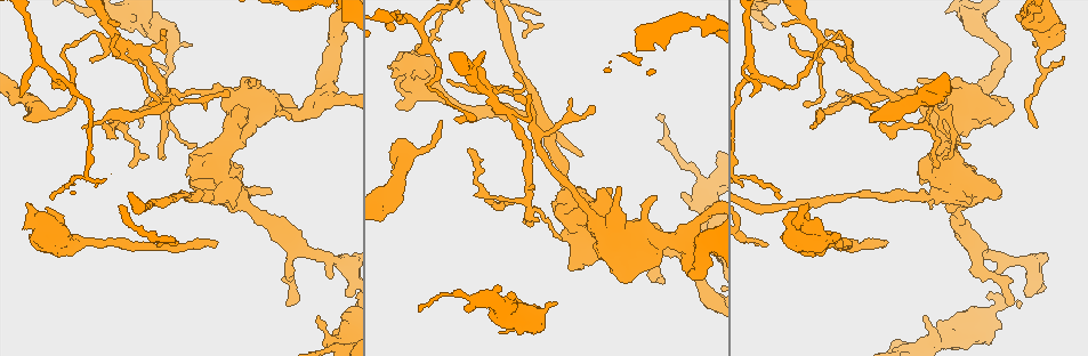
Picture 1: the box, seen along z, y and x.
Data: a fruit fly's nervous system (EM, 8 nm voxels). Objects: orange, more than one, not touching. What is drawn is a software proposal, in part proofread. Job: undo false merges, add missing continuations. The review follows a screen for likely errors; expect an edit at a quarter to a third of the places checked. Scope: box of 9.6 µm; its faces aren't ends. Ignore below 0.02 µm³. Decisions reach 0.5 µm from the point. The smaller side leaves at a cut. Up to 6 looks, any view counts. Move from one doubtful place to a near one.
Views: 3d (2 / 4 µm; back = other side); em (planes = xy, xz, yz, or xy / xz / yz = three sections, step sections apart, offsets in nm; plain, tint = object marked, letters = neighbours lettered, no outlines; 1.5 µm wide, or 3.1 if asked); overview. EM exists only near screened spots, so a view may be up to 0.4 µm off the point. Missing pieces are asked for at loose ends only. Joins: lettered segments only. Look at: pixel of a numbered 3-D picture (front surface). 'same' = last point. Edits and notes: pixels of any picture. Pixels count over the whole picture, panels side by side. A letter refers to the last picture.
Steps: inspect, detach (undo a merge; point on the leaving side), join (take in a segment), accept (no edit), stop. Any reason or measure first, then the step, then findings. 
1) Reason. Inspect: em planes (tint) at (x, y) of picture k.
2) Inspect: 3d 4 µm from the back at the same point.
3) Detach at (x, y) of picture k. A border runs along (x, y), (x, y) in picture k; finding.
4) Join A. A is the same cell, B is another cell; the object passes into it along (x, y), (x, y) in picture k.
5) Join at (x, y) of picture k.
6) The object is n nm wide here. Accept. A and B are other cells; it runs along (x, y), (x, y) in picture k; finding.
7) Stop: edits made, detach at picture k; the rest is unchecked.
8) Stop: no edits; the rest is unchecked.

An open end. Inspect: em planes (tint) at (400, 140) of picture 1.

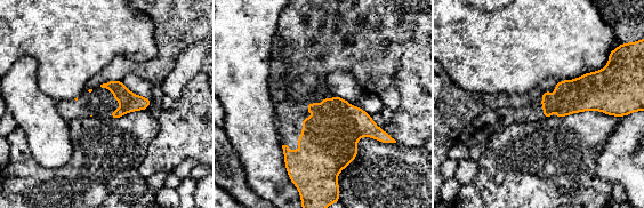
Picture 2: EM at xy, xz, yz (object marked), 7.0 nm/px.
Inspect: em planes (letters) at the same point.

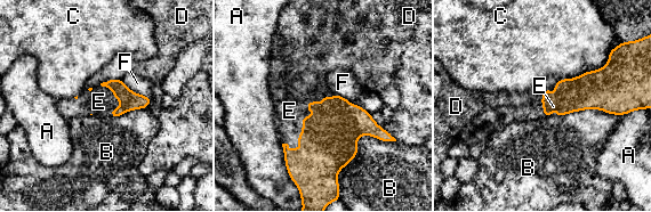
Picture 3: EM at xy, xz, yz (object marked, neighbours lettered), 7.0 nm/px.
Join E. E is the same cell, A, B, C, D and F are other cells; the object passes into it along (328, 144), (303, 123), (289, 111) in picture 3; it goes on there.

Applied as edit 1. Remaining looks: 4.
Inspect: overview.

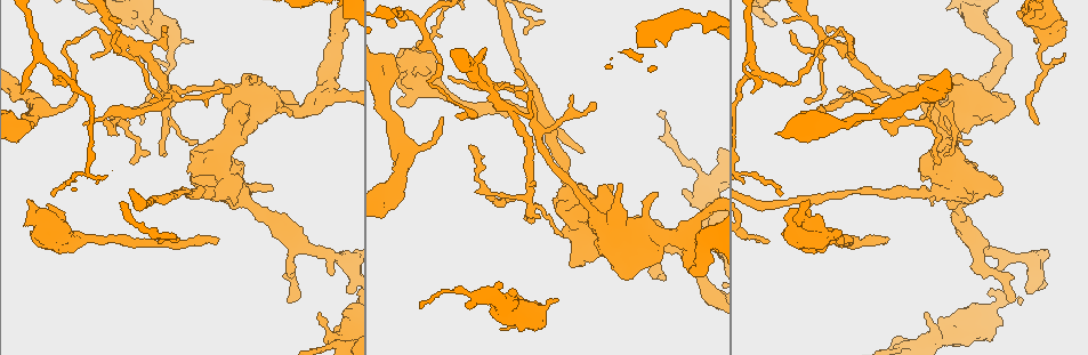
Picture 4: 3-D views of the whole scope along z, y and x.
An open end. Inspect: em xy step 8 (tint) at (27, 201) of picture 4.

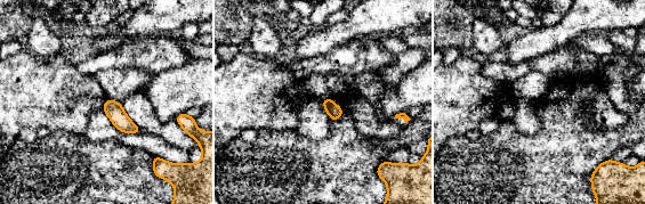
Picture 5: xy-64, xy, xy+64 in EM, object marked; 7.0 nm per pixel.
Cut it another way. Inspect: em planes (letters) at the same point.

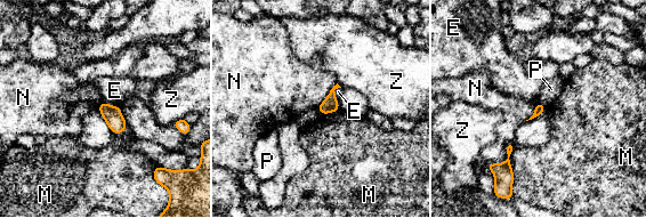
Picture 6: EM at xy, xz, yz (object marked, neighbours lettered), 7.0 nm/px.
Accept. E, M, N, P and Z are other cells; a border runs along (513, 143), (499, 163) in picture 6; none of them fits.

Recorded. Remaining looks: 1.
Inspect: em planes (letters) at (95, 58) of picture 4.

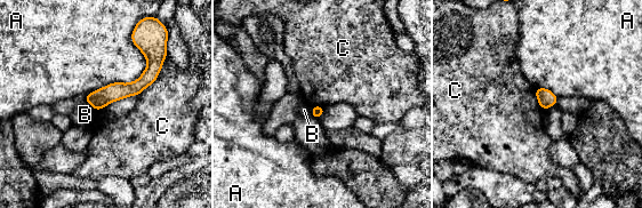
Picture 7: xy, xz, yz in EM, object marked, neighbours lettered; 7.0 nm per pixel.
Accept. A, B and C are other cells; it runs along (157, 64), (137, 87), (89, 98) in picture 7; none of them fits.

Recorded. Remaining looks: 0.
Stop: edits made, join at picture 3; the rest is unchecked.

